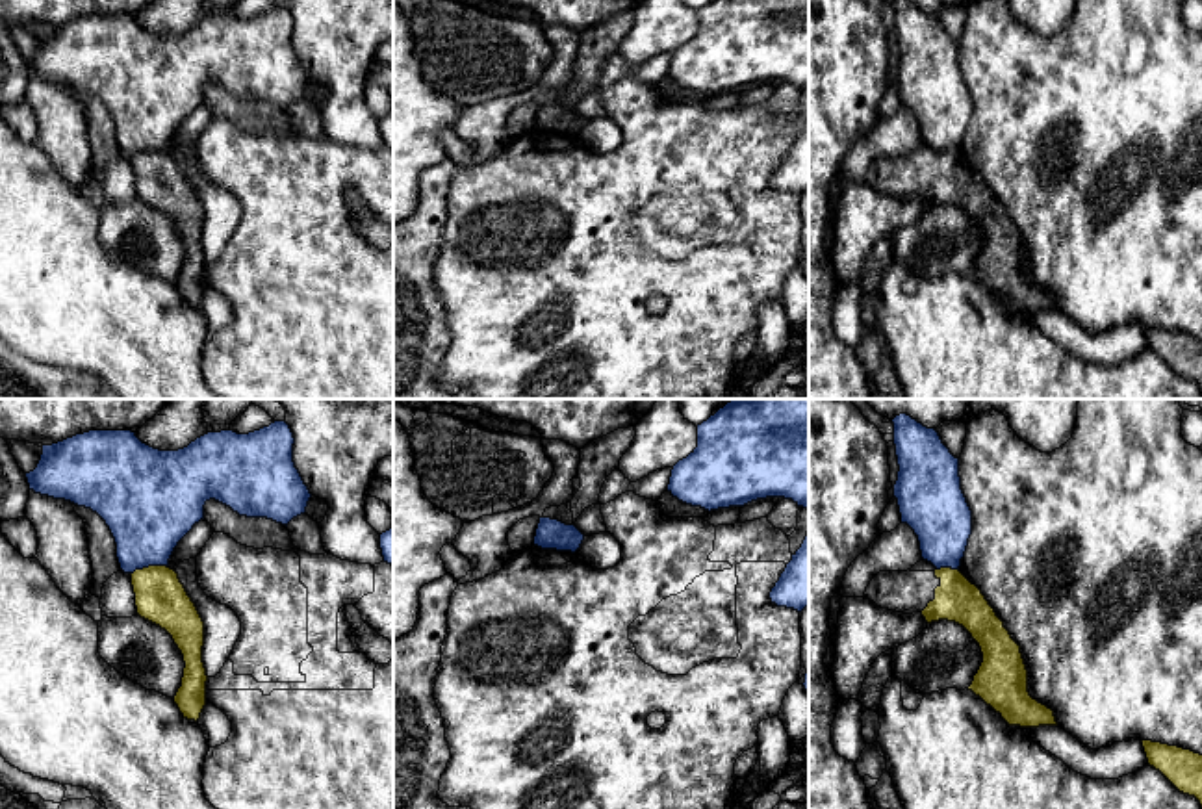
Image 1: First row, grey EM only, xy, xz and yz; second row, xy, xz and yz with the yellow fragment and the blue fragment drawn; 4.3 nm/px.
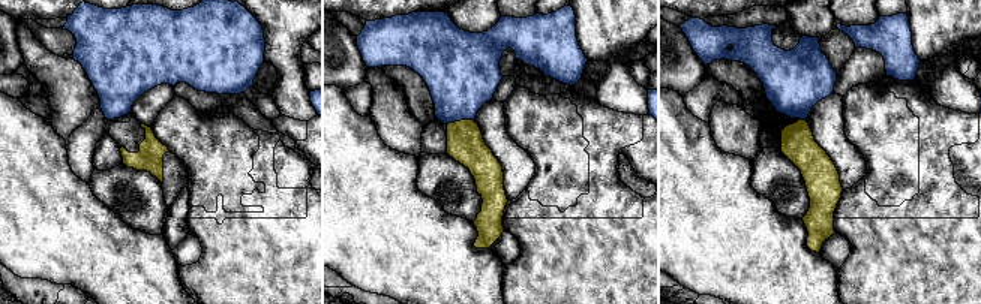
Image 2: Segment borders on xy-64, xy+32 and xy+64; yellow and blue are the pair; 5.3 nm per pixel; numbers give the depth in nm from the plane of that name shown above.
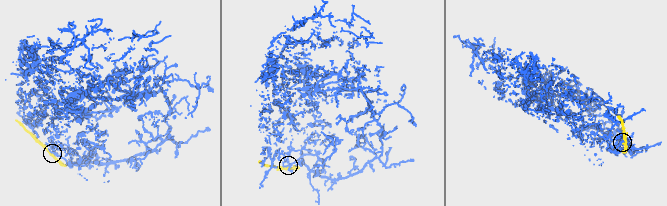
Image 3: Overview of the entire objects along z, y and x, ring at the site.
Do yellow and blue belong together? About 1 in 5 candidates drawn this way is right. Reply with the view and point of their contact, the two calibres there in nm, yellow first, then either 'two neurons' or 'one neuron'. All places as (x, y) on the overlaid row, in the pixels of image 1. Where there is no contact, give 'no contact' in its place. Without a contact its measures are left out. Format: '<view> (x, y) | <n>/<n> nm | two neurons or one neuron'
xy (149, 566) | 220/380 nm | two neurons

